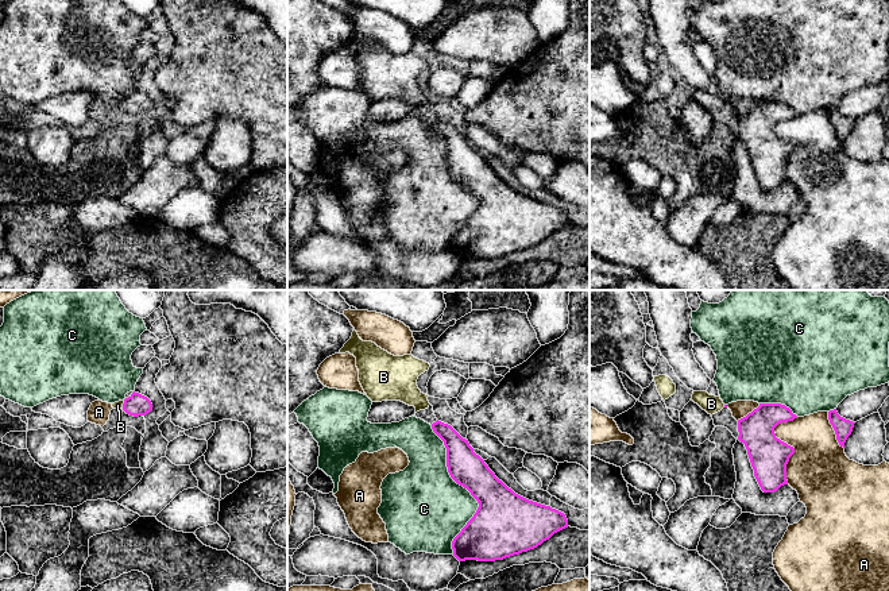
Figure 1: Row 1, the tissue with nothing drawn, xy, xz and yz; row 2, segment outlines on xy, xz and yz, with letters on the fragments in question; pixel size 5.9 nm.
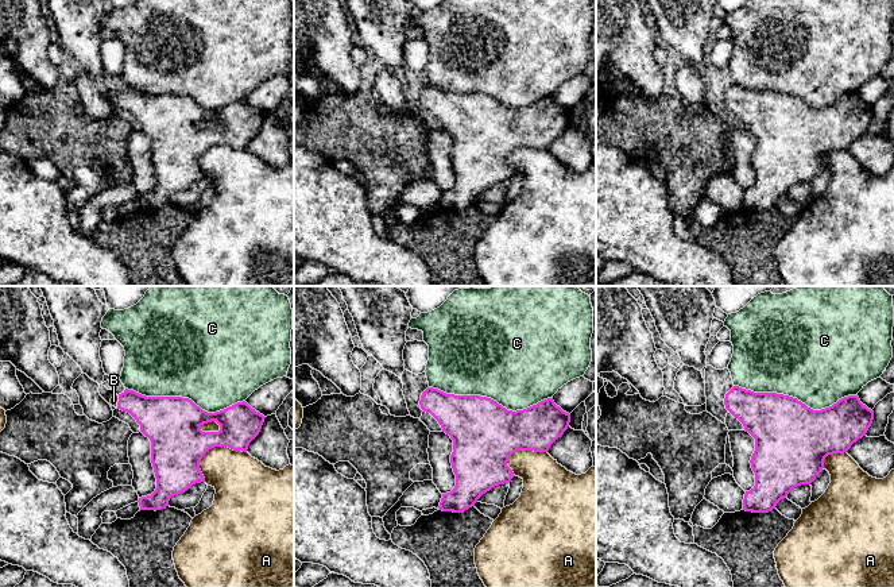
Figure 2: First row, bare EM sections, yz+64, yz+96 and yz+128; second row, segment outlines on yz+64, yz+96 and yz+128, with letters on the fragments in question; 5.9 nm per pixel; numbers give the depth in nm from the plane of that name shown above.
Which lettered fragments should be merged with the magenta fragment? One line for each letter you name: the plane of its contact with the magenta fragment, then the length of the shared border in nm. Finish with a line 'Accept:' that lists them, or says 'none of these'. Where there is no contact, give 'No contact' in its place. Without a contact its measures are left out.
B: Touches magenta in xy. Shared border 60 nm
Accept: B

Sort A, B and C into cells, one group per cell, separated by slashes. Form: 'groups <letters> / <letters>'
groups A / B / C

